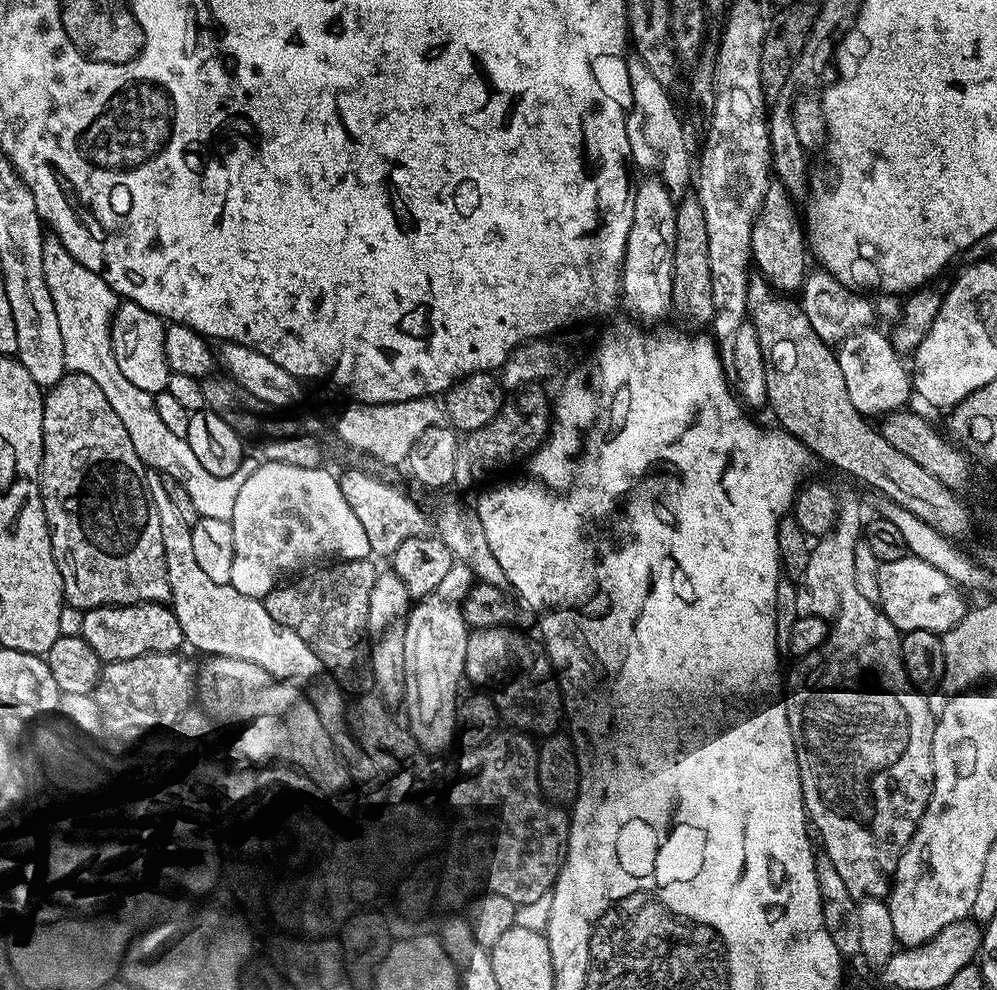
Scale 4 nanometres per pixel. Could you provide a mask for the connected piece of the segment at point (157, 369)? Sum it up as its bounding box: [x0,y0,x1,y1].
[110,303,170,393]

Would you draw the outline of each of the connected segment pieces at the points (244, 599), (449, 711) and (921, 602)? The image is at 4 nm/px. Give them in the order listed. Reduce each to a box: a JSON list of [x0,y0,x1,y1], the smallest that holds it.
[[148,473,326,682],[404,562,474,753],[878,554,966,634]]

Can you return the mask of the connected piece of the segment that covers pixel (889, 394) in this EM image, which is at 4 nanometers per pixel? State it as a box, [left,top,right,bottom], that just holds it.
[836,326,913,418]

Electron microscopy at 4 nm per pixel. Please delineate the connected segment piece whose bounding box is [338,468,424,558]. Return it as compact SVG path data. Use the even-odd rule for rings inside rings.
M348 468L338 479L344 499L360 519L373 555L391 557L408 537L421 535L424 516L417 504L398 488L390 486L360 468Z

